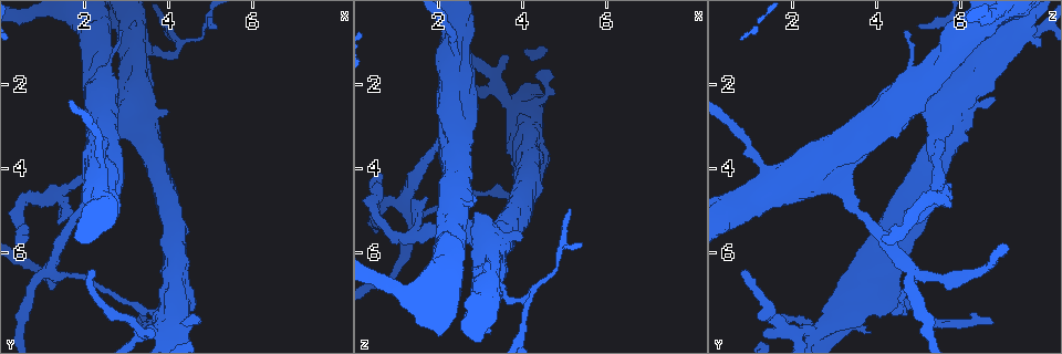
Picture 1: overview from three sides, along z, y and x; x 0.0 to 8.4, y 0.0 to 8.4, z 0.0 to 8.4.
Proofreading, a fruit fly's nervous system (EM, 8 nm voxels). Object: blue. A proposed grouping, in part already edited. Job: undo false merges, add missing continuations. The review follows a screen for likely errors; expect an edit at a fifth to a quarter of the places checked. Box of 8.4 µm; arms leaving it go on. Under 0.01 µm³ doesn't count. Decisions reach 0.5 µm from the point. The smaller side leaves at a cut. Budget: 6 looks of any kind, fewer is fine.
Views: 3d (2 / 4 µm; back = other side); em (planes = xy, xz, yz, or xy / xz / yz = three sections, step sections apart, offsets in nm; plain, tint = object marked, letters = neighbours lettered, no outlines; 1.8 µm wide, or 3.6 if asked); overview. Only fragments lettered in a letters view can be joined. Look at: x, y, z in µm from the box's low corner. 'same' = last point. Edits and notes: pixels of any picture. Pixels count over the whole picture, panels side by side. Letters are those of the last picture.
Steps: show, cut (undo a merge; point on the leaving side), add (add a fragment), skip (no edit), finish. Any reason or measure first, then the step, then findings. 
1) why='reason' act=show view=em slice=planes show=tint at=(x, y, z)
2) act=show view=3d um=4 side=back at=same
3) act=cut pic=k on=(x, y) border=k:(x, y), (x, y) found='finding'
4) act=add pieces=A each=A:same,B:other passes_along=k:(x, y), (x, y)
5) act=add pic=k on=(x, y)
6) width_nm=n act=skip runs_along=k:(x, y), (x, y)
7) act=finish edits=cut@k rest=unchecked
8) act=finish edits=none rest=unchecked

why='thin end' act=show view=em slice=planes show=letters at=(4.40, 7.70, 1.85)

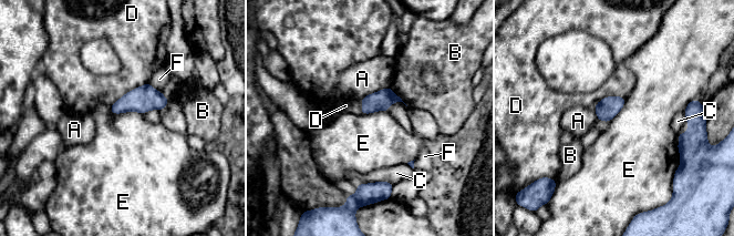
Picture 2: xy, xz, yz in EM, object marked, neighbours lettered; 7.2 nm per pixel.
width_nm=150 act=skip each=A:other,B:other,C:other,D:other,E:other,F:other border=2:(109, 109), (113, 113), (143, 114) found='none of them fits'

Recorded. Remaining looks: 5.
why='free end' act=show view=3d um=4 at=(2.30, 6.40, 0.75)

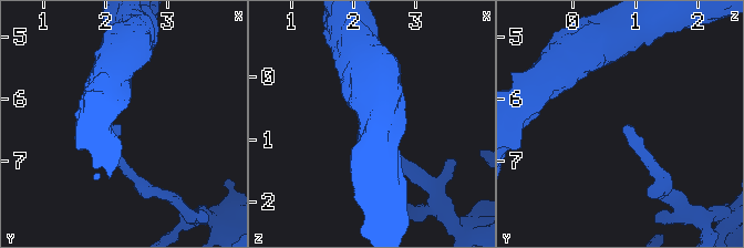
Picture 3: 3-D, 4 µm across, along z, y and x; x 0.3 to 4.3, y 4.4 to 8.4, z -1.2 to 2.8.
why='need the tissue' act=show view=em slice=yz step=16 show=tint at=(2.25, 6.45, 0.75)

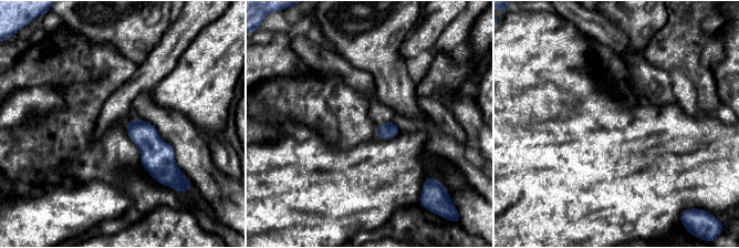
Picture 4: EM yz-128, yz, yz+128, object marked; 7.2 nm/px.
why='another direction' act=show view=em slice=planes show=letters at=same

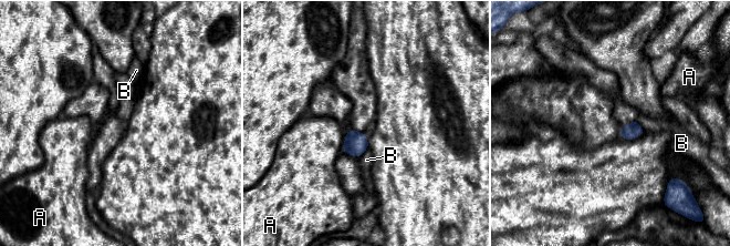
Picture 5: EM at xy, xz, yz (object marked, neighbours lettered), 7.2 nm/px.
longest_contact=A:170nm act=skip each=A:other,B:other border=5:(636, 120), (644, 130) found='no lettered fragment goes on from it'

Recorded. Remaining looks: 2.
act=finish edits=none rest=unchecked

